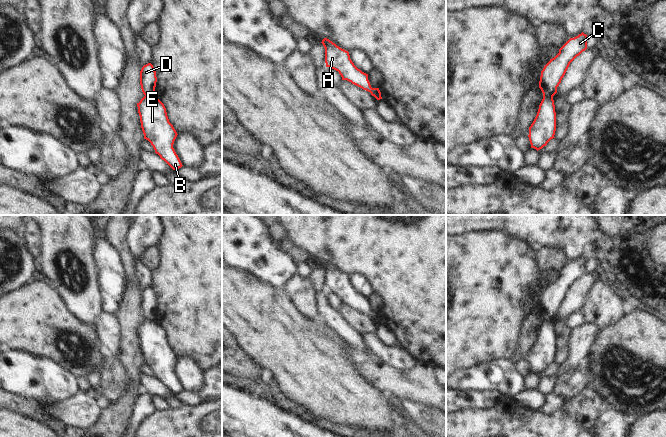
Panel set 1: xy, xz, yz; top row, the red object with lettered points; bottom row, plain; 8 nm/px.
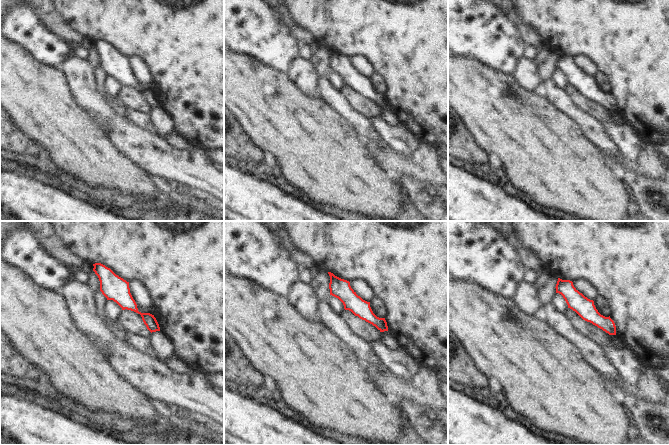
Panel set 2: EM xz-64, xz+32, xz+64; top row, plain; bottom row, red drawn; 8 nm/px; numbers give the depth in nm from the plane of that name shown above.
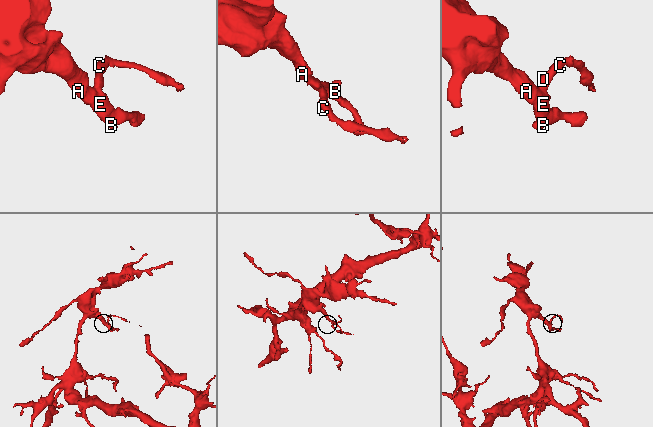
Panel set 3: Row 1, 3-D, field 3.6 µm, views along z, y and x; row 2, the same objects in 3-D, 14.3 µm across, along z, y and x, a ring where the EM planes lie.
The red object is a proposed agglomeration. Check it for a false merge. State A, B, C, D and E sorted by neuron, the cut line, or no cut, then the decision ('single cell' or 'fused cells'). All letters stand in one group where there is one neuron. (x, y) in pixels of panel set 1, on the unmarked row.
A B E / C D; cut in xy along (145, 319), (154, 320); fused cells

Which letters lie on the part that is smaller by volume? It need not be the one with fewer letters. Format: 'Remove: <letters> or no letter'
Remove: C, D

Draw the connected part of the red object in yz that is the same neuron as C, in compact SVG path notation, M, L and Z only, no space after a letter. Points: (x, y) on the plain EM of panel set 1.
M583 256L570 262L560 273L559 277L544 290L541 295L539 312L543 320L552 321L557 317L570 287L587 273L587 259Z

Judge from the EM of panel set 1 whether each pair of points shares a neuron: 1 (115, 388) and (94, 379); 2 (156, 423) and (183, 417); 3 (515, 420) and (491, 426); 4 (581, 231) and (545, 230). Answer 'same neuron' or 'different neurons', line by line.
1: different neurons
2: same neuron
3: same neuron
4: same neuron

